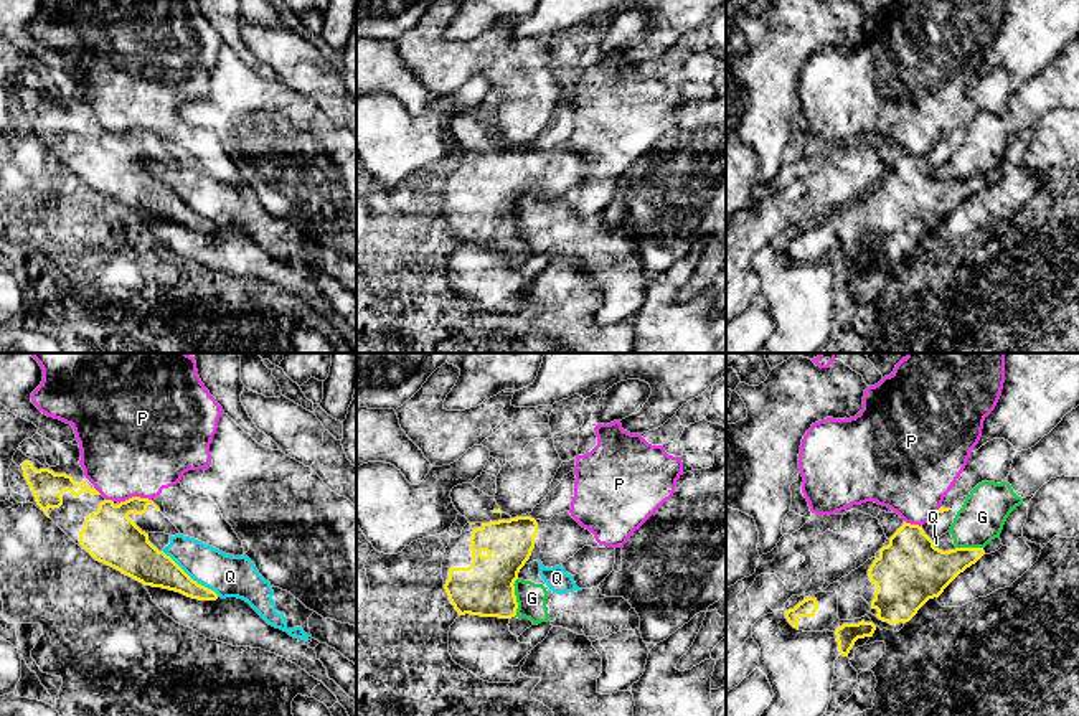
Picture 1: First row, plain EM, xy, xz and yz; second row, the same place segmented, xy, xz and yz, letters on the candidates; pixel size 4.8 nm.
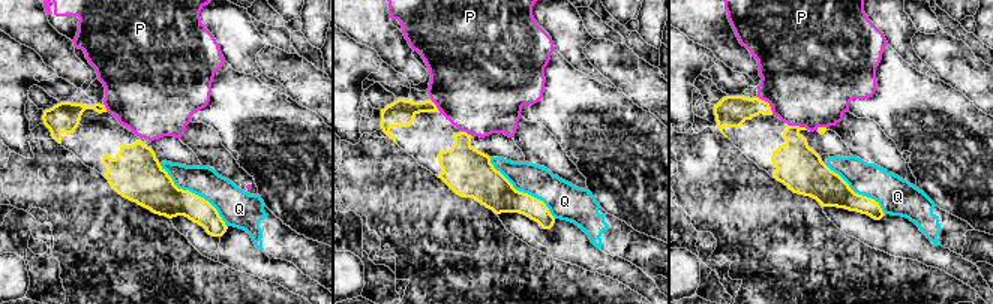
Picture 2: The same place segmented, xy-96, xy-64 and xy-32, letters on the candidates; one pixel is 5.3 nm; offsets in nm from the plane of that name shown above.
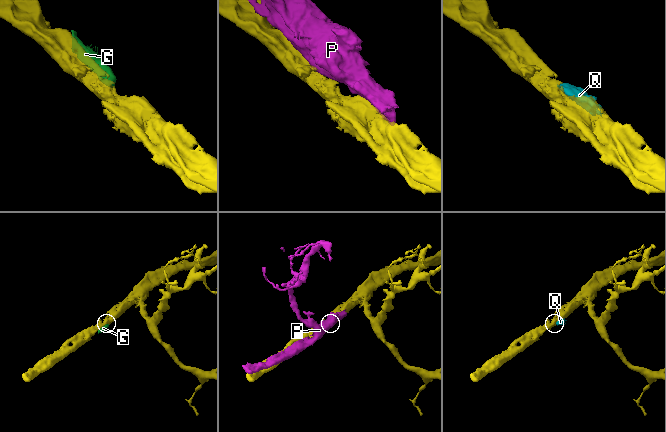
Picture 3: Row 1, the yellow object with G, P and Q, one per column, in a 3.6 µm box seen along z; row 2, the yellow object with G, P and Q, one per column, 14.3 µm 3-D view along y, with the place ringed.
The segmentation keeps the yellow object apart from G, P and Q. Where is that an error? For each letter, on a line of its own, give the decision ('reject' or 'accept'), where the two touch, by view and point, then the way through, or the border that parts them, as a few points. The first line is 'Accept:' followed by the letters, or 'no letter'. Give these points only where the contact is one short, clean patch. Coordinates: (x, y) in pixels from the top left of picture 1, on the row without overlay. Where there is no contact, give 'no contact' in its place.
Accept: no letter
G: reject | xz (515, 228)
P: reject | xy (134, 127)
Q: reject | xy (188, 207)

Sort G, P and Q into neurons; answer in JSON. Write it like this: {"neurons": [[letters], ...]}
{"neurons": [["G", "Q"], ["P"]]}

